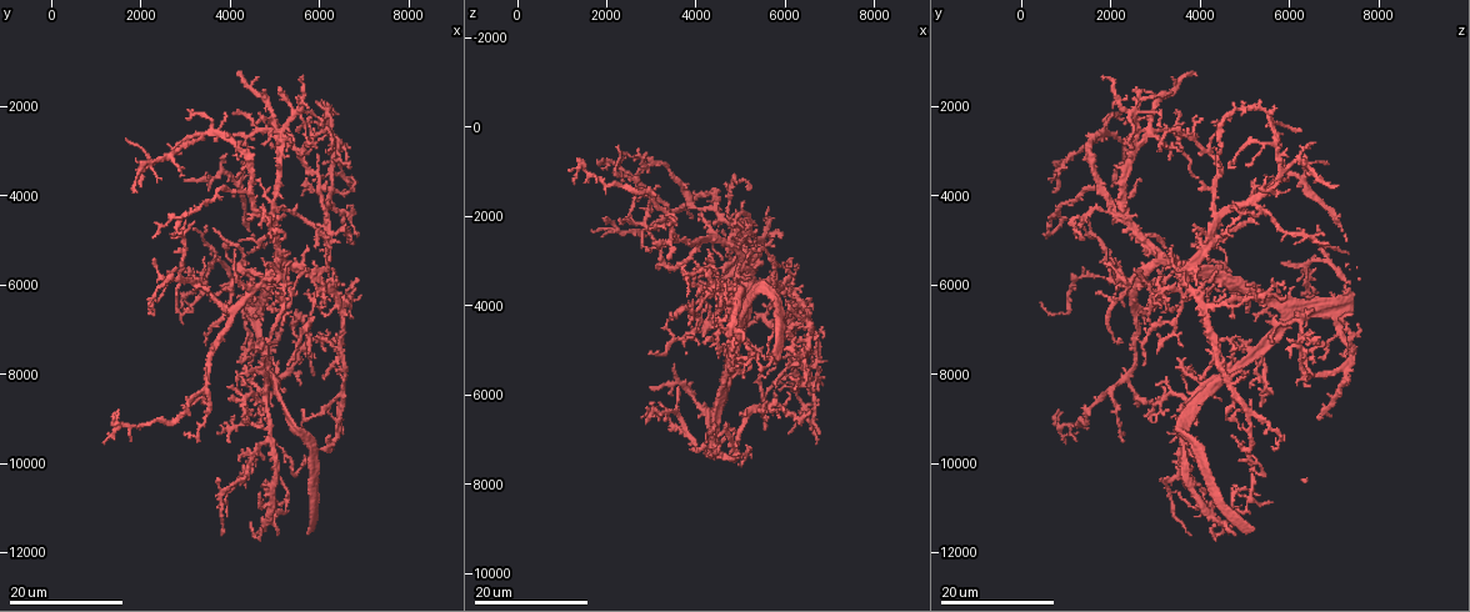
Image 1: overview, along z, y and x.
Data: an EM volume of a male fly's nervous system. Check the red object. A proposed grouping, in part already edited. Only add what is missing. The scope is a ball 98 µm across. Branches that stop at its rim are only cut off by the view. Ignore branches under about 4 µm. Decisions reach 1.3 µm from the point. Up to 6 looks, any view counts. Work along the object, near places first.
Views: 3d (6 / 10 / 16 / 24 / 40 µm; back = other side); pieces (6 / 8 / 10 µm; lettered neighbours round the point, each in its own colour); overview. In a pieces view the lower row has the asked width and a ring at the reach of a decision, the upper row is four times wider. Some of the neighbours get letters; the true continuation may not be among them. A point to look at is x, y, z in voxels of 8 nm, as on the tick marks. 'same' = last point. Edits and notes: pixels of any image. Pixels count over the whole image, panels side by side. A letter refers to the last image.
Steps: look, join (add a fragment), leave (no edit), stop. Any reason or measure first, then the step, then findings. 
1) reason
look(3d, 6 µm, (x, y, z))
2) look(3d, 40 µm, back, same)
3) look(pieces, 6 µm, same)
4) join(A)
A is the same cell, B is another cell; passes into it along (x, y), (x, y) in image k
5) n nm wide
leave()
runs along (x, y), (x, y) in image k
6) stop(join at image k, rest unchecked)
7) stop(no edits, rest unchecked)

branch stops here
look(3d, 24 µm, (6550, 9250, 5500))

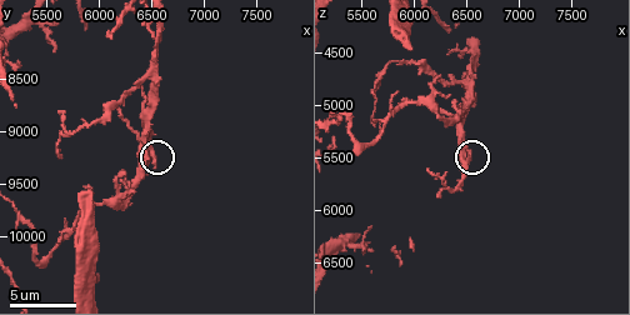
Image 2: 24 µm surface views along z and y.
what lies round it
look(pieces, 10 µm, (6520, 9320, 5440))

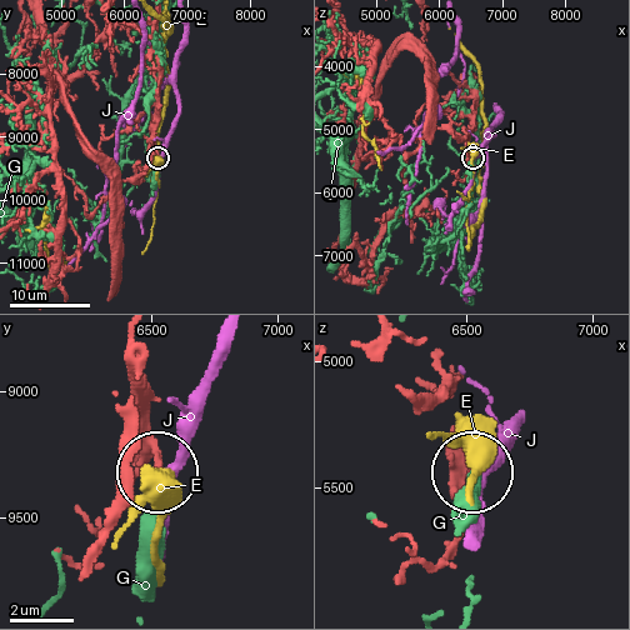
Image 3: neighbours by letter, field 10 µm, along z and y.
leave()
E, G and J are other cells; none of them fits

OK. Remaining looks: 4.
an open end
look(3d, 16 µm, (4700, 10500, 4050))

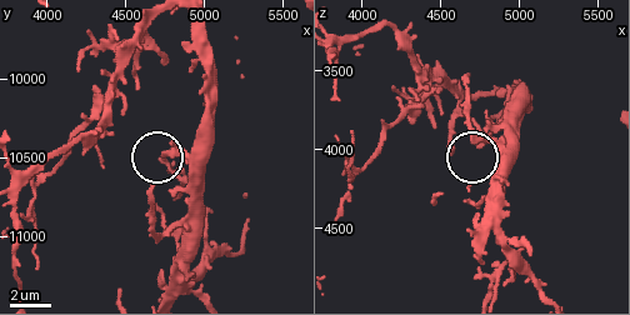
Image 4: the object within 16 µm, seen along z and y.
look(pieces, 8 µm, (4760, 10480, 3980))

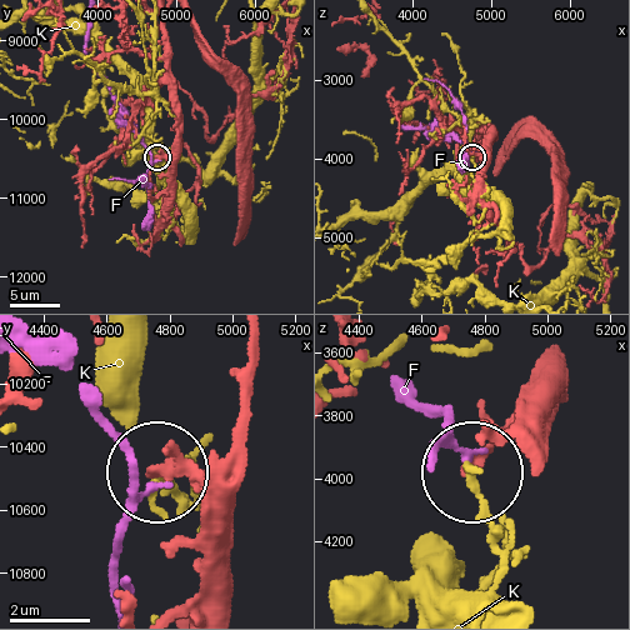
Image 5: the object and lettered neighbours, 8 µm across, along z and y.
leave()
F and K are other cells; no lettered fragment goes on from it

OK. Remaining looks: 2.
an open end
look(3d, 24 µm, (2350, 5450, 2100))

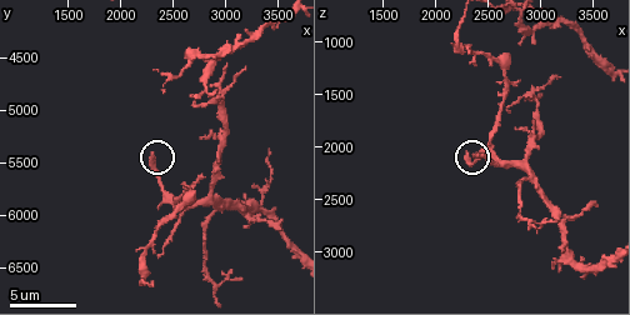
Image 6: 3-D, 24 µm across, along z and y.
see the neighbours
look(pieces, 8 µm, (2320, 5420, 2080))

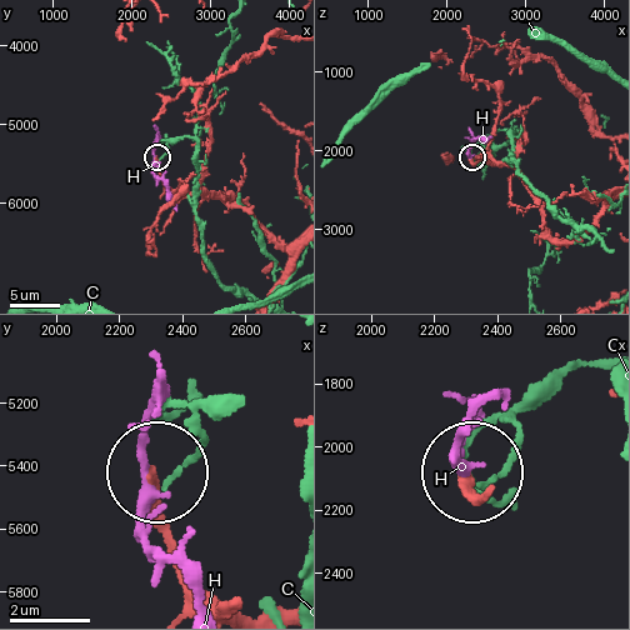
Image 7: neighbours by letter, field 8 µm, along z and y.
leave()
C and H are other cells; no lettered fragment goes on from it

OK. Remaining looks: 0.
stop(no edits, rest unchecked)

